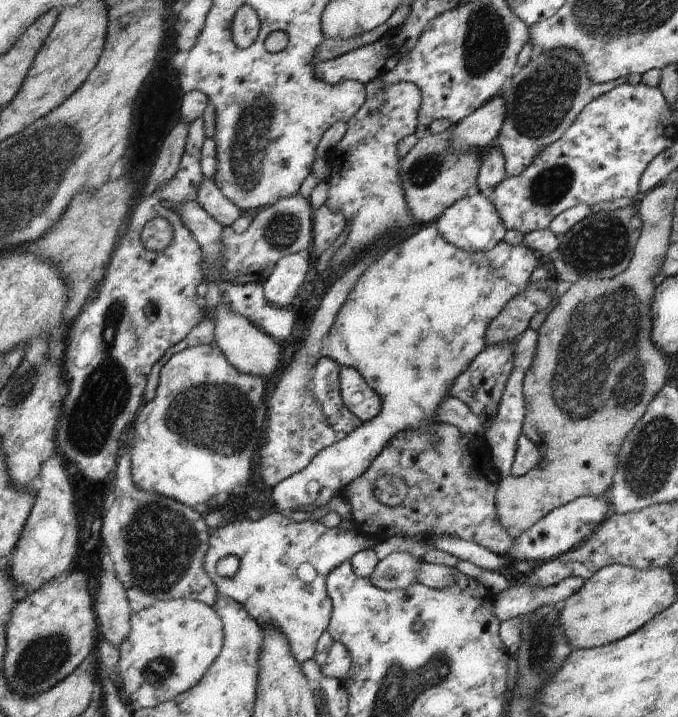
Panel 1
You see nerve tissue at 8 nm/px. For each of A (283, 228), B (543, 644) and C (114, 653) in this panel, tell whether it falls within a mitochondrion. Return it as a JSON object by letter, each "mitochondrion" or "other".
{"A":"mitochondrion","B":"mitochondrion","C":"other"}

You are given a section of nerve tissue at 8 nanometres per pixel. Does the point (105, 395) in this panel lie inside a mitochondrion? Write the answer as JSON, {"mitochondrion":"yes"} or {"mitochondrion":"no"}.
{"mitochondrion":"yes"}

